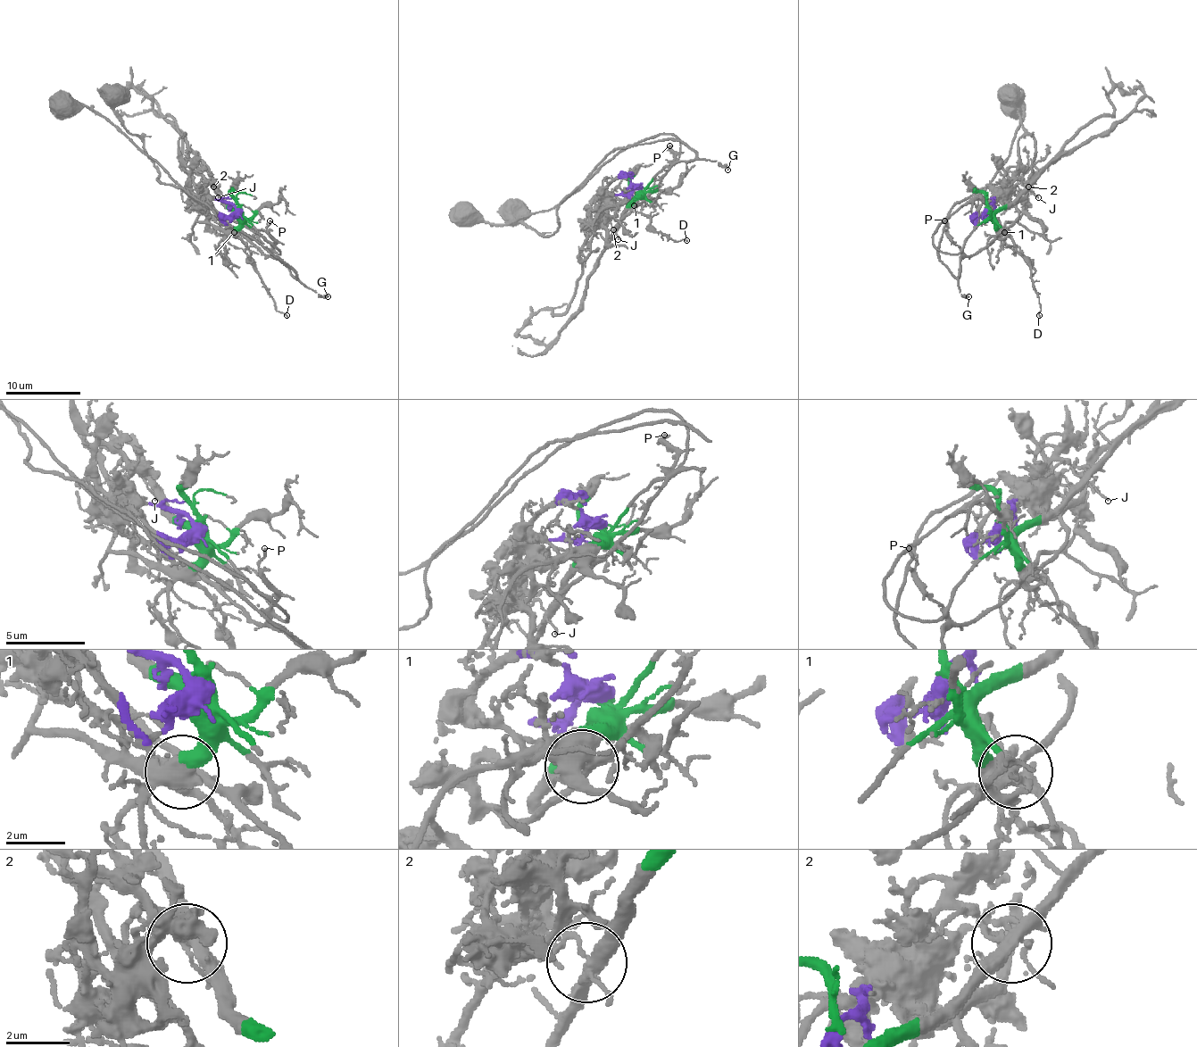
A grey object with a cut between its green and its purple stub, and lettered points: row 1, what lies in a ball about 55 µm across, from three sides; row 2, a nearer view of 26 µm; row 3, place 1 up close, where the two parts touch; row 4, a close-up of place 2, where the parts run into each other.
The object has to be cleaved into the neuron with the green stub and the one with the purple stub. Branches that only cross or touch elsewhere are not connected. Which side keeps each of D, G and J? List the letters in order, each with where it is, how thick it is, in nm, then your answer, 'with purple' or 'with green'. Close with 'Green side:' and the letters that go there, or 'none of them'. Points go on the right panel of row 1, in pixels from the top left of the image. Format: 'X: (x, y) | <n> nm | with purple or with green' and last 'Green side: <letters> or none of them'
D: (1039, 315) | 90 nm | with green
G: (968, 296) | 160 nm | with purple
J: (1038, 197) | 120 nm | with purple
Green side: D

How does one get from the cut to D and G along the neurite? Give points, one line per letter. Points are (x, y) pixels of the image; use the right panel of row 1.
D: (987, 207), (991, 211), (991, 220), (1008, 234), (1030, 267), (1041, 309), (1039, 316)
G: (987, 209), (994, 200), (1011, 205), (1018, 211), (1018, 217), (974, 254), (960, 260), (959, 292), (968, 297)

